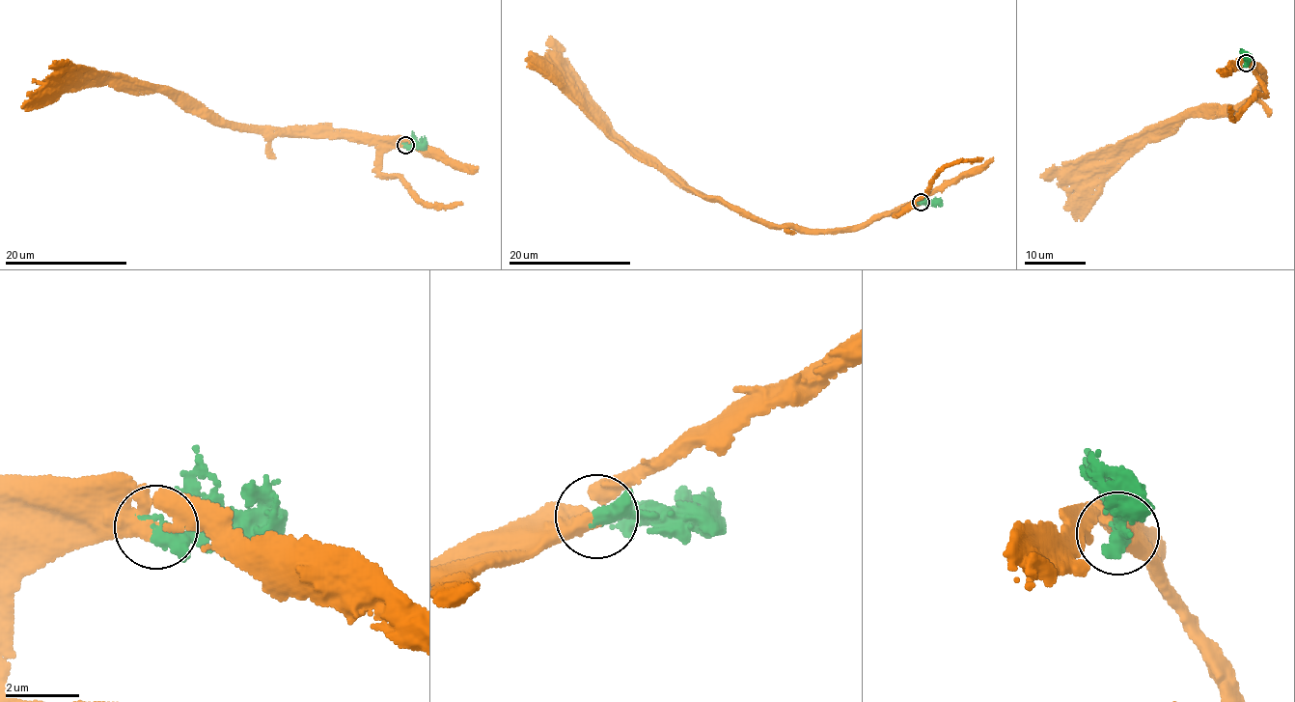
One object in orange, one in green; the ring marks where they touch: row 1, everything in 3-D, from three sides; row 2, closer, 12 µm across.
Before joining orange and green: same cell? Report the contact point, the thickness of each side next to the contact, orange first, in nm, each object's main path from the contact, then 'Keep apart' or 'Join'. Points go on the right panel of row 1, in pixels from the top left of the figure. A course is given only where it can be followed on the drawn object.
Place: (1246, 63). Thickness 360 nm (orange) against 340 nm. Course of orange: (1246, 63), (1264, 77), (1247, 102), (1215, 118), (1183, 119), (1151, 135), (1110, 177), (1075, 221). Course of green: (1246, 63), (1242, 48). Join

